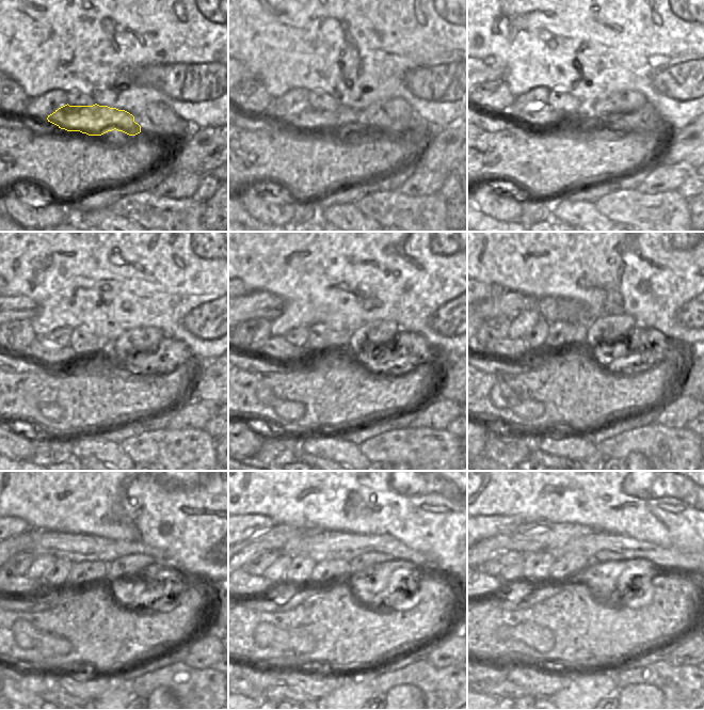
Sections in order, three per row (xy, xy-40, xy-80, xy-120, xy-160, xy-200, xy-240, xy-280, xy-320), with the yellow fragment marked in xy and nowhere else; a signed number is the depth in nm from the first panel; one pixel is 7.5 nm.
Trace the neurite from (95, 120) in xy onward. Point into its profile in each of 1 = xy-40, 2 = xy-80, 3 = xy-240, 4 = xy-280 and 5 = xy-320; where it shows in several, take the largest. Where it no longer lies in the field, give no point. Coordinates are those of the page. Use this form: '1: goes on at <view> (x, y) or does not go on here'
1: goes on at xy-40 (306, 117)
2: goes on at xy-80 (545, 116)
3: goes on at xy-240 (21, 585)
4: goes on at xy-280 (250, 585)
5: goes on at xy-320 (489, 585)

